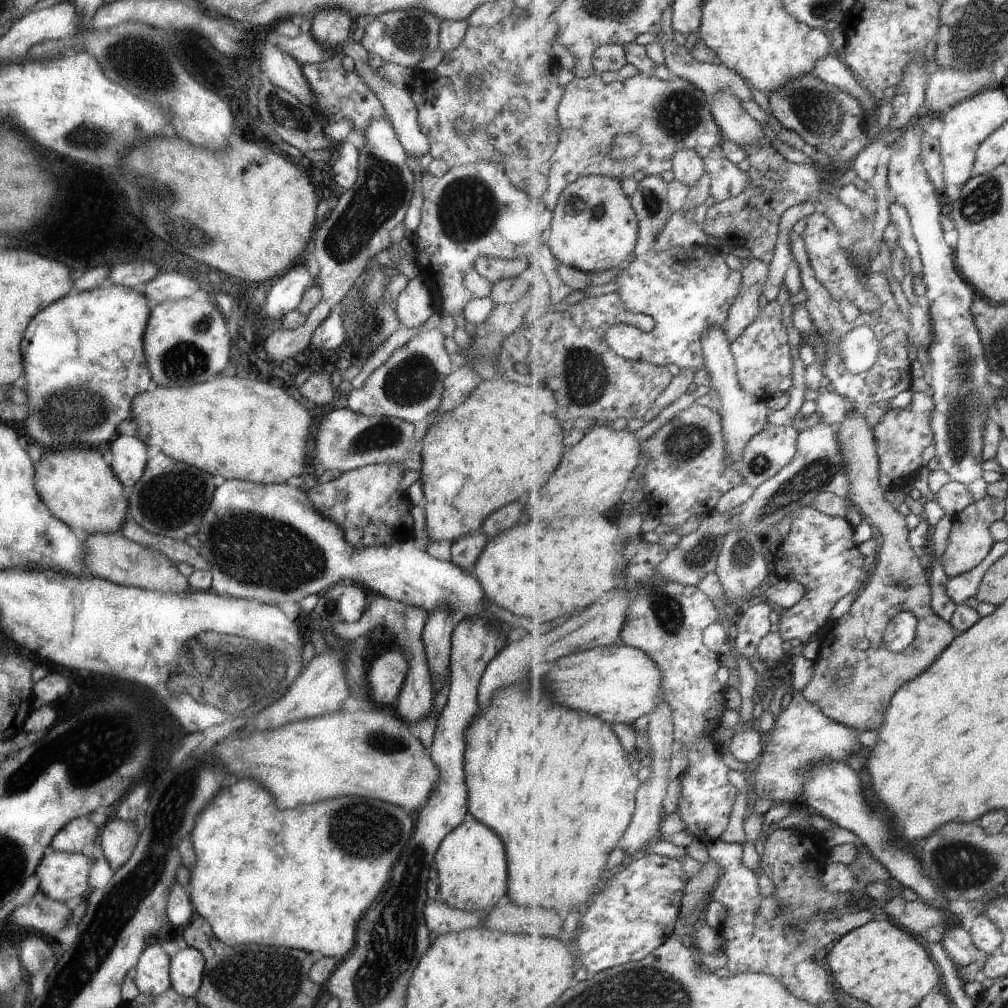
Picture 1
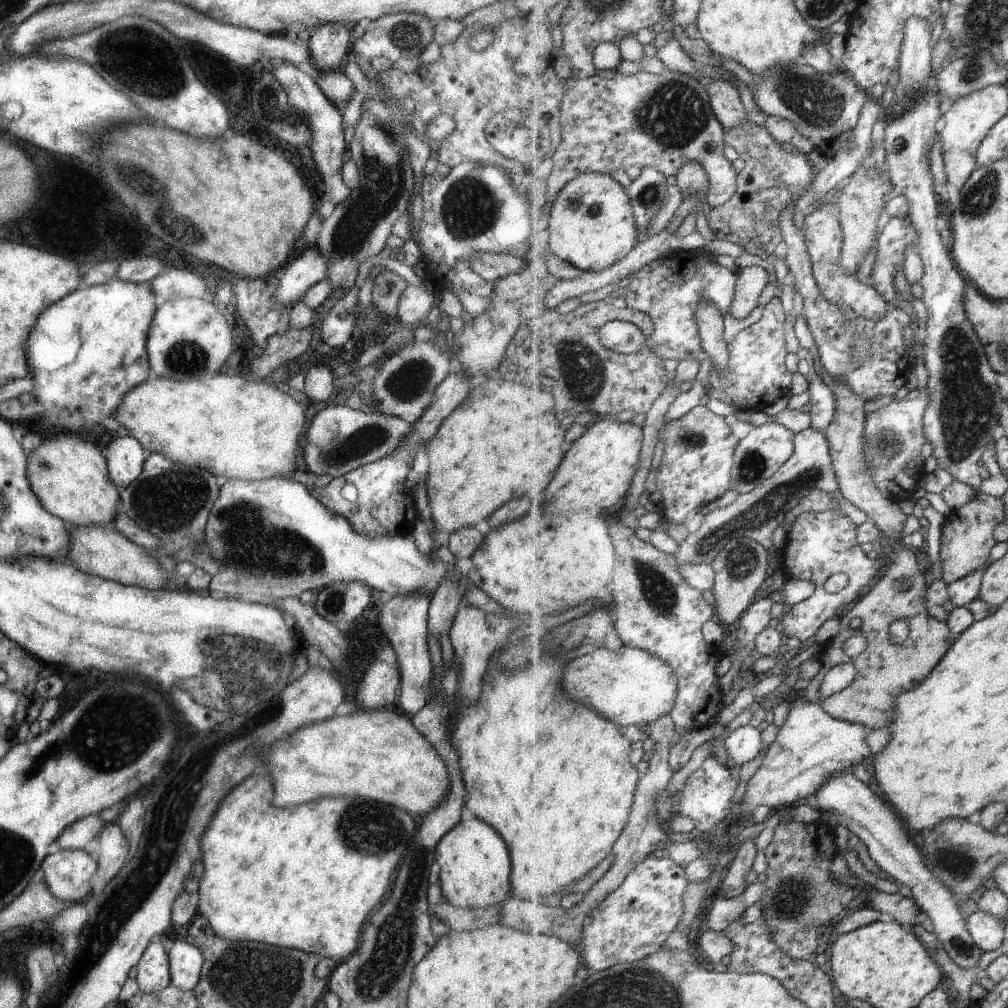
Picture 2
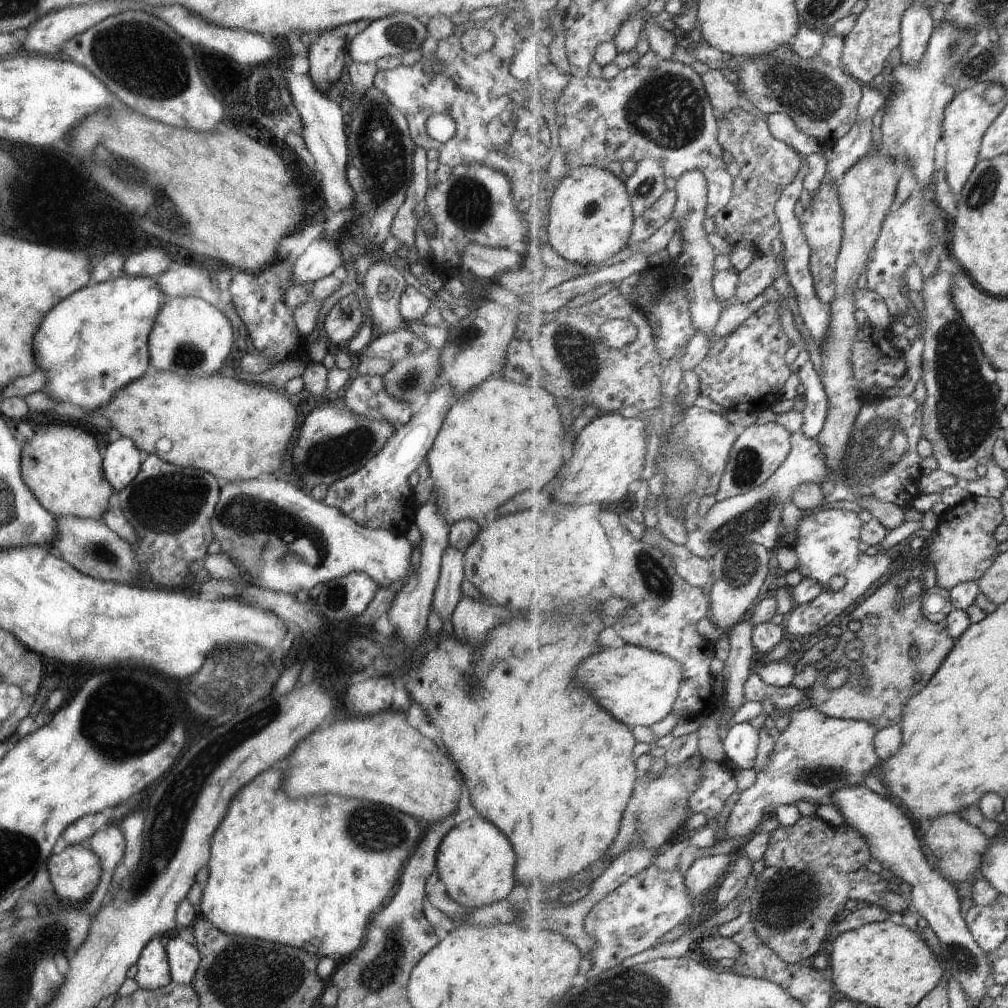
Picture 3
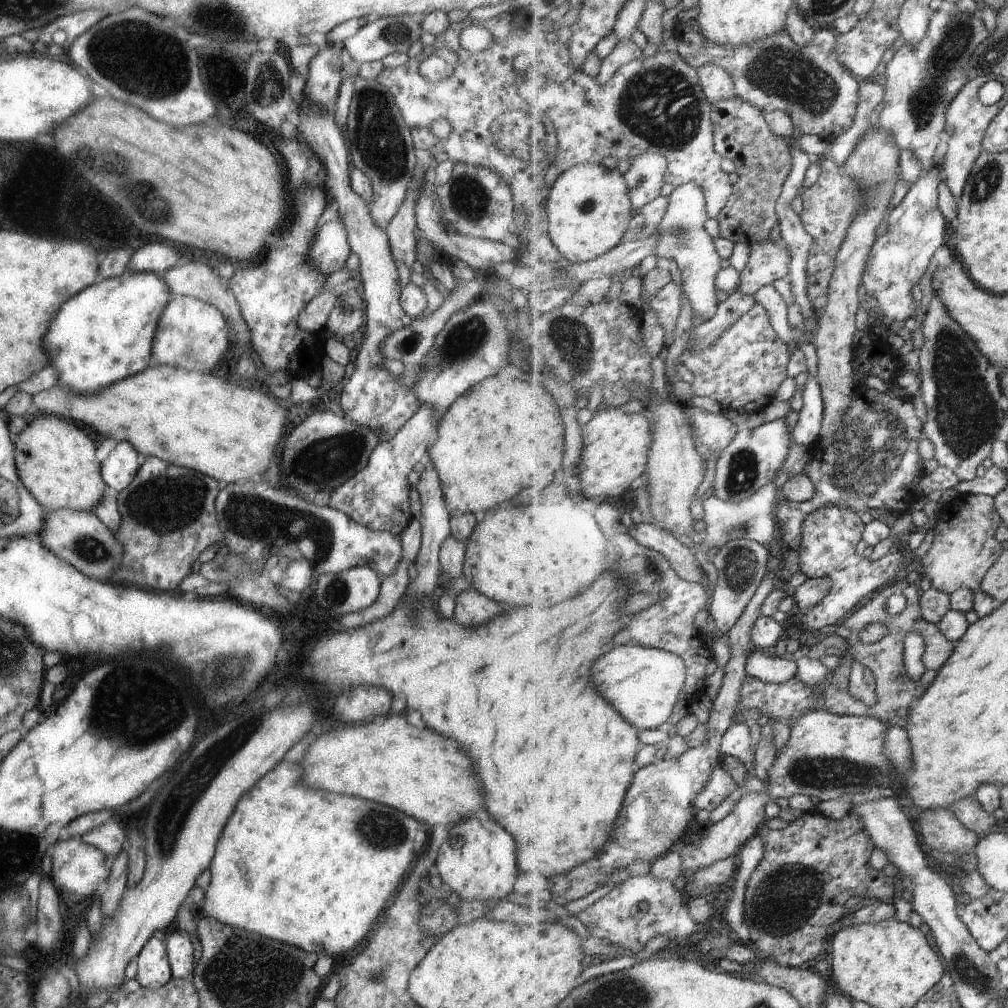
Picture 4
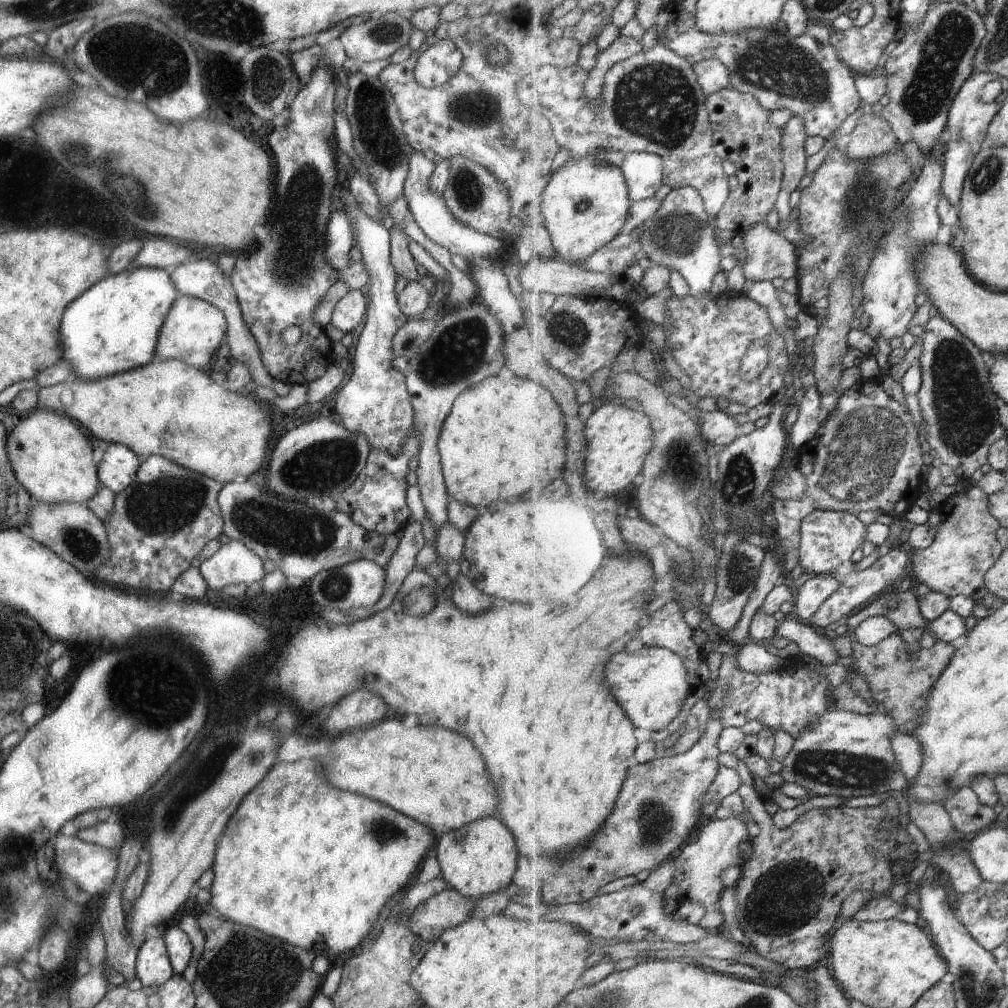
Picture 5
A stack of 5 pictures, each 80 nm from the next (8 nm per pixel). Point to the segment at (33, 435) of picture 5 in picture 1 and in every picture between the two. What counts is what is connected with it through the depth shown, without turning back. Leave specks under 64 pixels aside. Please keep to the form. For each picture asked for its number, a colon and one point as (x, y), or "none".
1: (77, 487)
2: (69, 477)
3: (61, 465)
4: (55, 461)

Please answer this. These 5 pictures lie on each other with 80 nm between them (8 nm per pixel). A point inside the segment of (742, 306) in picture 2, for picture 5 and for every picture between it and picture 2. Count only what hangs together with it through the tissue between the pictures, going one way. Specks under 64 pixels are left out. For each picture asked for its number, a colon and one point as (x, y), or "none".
3: (759, 276)
4: (769, 261)
5: (770, 254)

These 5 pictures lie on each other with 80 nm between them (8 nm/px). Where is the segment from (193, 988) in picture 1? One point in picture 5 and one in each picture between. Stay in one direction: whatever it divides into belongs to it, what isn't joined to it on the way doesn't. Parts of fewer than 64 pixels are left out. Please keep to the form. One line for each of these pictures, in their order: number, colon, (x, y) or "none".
2: (184, 960)
3: (183, 958)
4: (179, 949)
5: (179, 949)

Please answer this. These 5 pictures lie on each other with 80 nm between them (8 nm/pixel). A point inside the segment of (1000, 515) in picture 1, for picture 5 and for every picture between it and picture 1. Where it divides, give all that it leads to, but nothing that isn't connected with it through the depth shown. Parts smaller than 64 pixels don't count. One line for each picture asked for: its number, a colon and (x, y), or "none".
2: (967, 538)
3: (964, 547)
4: (964, 549)
5: (966, 548)

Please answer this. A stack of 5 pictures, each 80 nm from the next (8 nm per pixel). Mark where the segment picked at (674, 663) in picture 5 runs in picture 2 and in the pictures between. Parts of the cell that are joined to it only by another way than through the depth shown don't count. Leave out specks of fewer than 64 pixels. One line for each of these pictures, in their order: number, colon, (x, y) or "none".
2: (629, 686)
3: (641, 686)
4: (645, 684)

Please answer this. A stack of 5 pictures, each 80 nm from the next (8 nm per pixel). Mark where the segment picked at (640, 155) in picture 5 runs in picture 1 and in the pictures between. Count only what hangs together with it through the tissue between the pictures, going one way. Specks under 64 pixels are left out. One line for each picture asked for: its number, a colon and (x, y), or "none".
1: (686, 291)
2: (648, 191)
3: (646, 185)
4: (646, 175)

